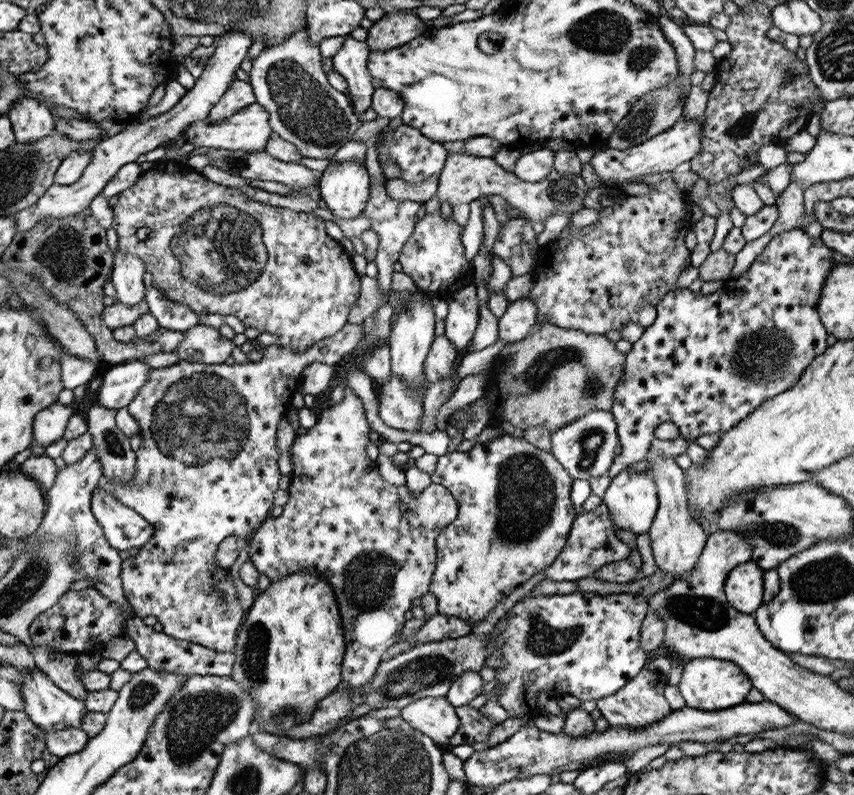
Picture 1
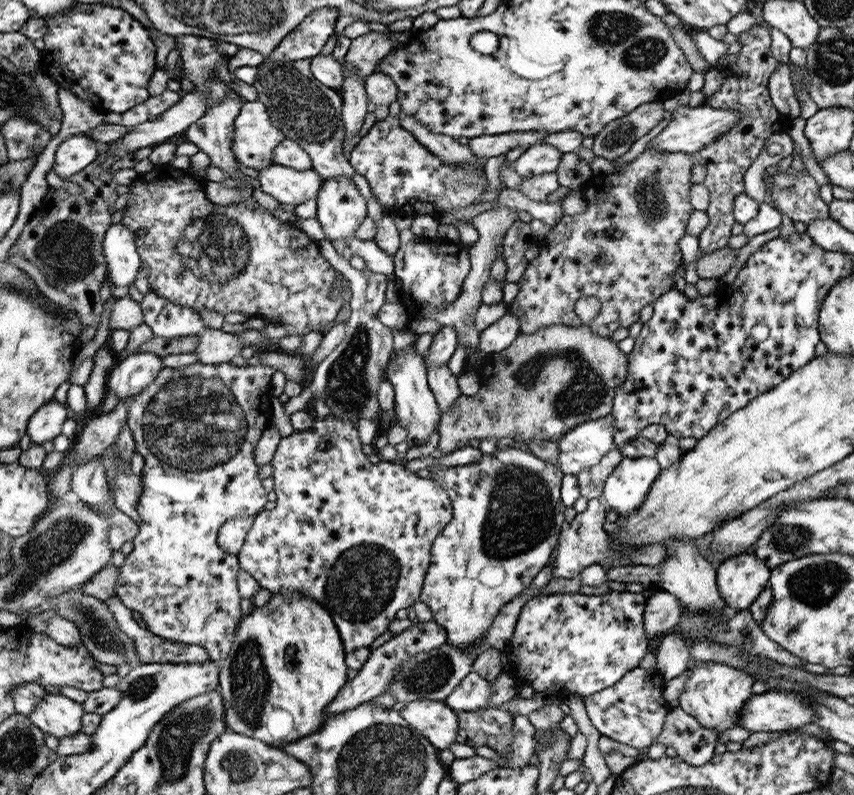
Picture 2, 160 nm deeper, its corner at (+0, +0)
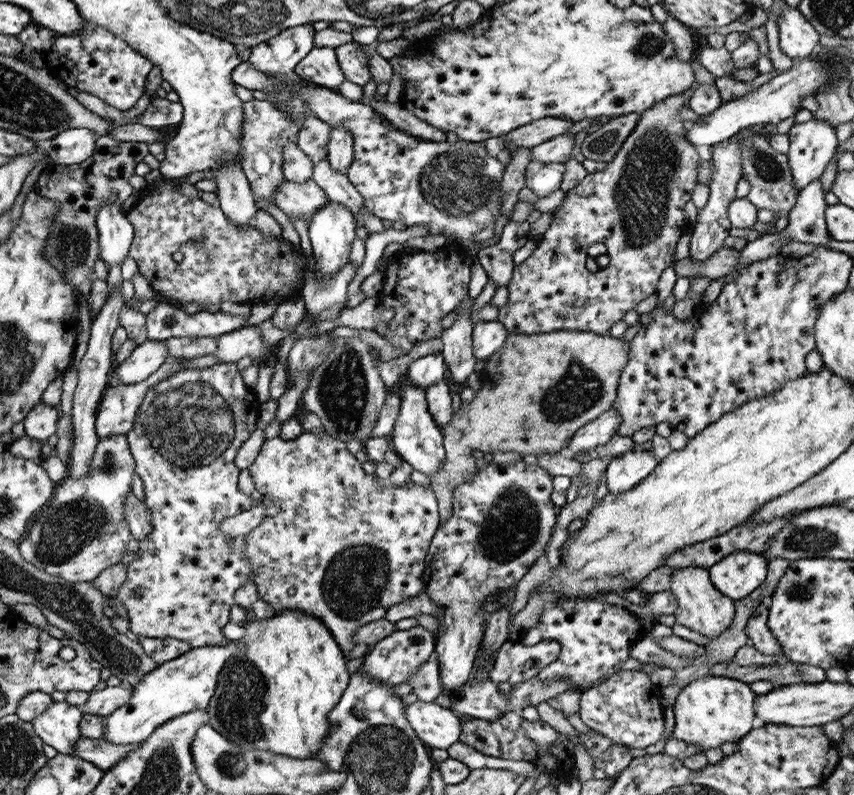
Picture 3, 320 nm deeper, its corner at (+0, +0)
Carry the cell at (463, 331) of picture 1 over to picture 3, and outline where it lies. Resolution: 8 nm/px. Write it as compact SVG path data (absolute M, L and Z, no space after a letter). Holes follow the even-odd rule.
M441 352L425 355L409 364L407 378L420 388L430 388L445 379L446 365Z

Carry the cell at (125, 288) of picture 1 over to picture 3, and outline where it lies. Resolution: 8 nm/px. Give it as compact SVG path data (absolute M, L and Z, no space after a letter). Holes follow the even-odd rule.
M106 201L98 214L99 256L110 265L120 265L129 256L134 229L122 210L122 201Z

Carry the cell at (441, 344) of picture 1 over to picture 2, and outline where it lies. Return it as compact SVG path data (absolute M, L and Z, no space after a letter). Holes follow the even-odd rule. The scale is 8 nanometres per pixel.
M447 364L428 368L427 381L430 390L434 393L441 413L448 412L455 401L459 400L462 395L459 391L457 378L452 375Z

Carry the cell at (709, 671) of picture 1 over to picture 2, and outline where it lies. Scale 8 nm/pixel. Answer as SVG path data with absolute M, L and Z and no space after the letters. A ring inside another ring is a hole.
M711 660L701 661L701 664L688 672L688 680L678 699L679 707L708 730L721 733L728 728L739 726L739 714L753 695L752 687L755 678L742 670Z

